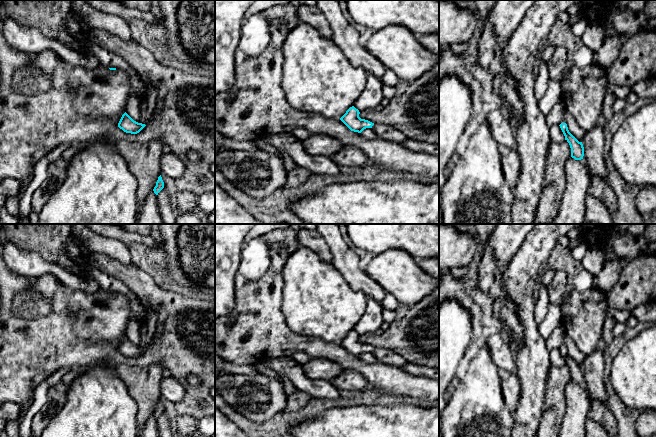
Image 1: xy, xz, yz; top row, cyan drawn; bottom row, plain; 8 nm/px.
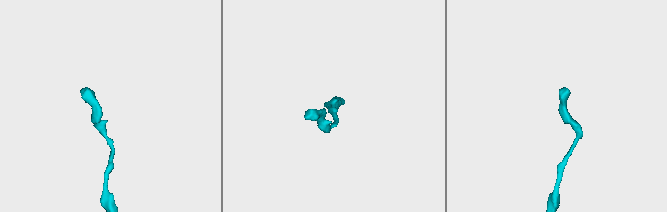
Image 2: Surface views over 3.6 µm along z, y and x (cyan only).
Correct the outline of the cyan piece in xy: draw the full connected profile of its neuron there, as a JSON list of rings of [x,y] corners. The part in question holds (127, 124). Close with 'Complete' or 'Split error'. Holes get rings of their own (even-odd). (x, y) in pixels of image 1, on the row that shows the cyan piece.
[[[126,112],[122,115],[118,127],[122,129],[126,133],[137,134],[139,133],[148,123],[152,121],[154,117],[154,113],[152,117],[143,123],[138,123],[134,121]]]. Split error

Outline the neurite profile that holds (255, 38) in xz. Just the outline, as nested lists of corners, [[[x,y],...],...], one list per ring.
[[[259,12],[247,20],[241,27],[238,49],[247,57],[261,55],[270,45],[271,36],[266,17]]]

